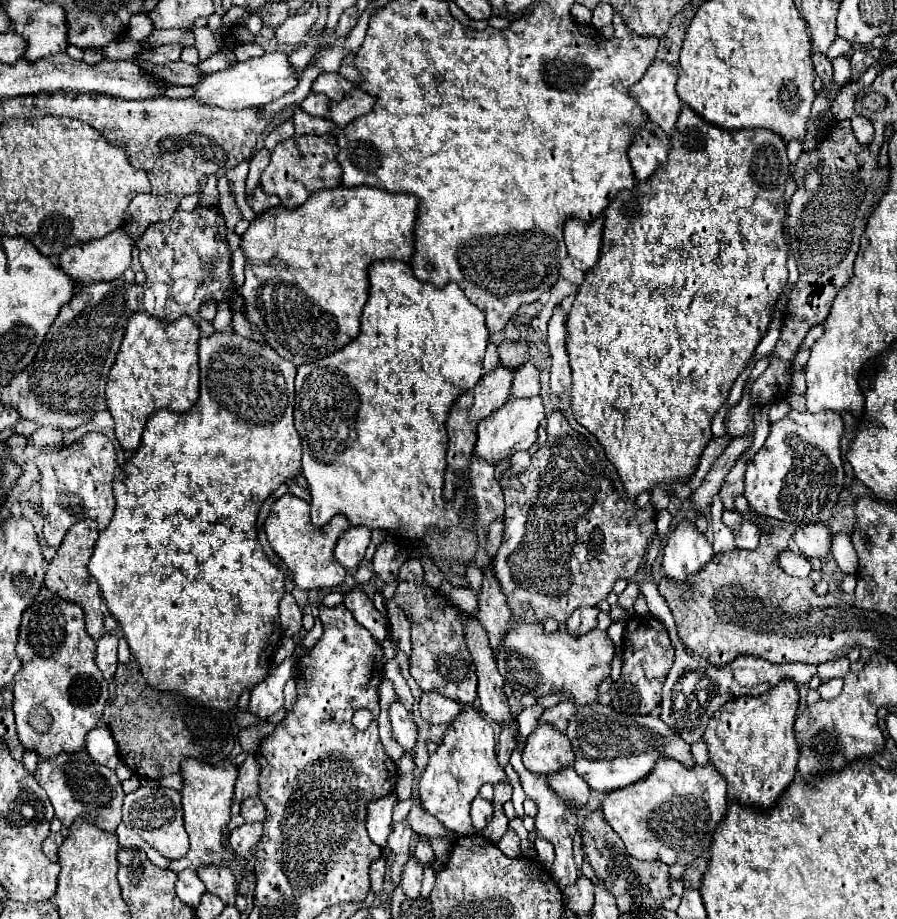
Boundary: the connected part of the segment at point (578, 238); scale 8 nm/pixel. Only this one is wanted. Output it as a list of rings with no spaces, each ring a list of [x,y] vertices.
[[[601,217],[595,223],[583,223],[577,219],[567,221],[563,229],[567,253],[577,269],[589,271],[597,263],[601,247],[601,231],[603,231]]]

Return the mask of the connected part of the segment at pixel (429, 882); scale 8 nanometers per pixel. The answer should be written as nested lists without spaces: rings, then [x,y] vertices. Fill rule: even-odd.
[[[427,866],[424,870],[424,877],[422,881],[422,887],[420,894],[423,899],[429,898],[430,892],[435,884],[435,871],[431,866]]]

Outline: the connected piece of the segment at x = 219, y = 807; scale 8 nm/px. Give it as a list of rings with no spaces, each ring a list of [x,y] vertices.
[[[185,759],[181,763],[183,775],[183,811],[185,811],[185,829],[191,837],[191,849],[187,857],[171,861],[169,869],[179,873],[183,869],[199,869],[203,865],[223,865],[223,867],[239,867],[239,861],[233,851],[225,849],[223,845],[223,831],[231,821],[231,803],[235,797],[235,779],[237,767],[233,763],[217,763],[205,765],[197,759]]]

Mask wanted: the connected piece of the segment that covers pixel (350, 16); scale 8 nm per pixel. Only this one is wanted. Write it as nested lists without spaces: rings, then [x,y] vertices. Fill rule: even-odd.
[[[355,7],[345,9],[345,11],[341,13],[341,17],[339,17],[339,25],[337,25],[335,35],[341,37],[341,39],[345,39],[345,37],[351,33],[351,29],[355,27],[355,23],[357,23],[357,9],[355,9]]]

